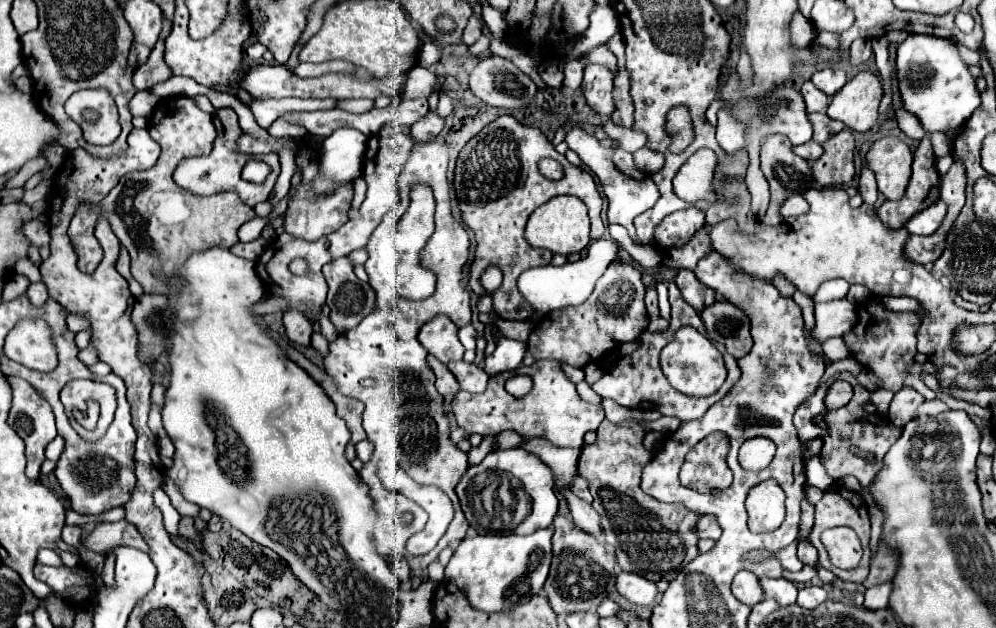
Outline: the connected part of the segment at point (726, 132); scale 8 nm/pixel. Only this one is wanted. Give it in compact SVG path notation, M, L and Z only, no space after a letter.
M728 108L718 112L716 140L728 154L744 150L744 130L746 128L728 112Z

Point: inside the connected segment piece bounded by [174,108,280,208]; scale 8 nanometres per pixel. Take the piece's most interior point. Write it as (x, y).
(220, 172)

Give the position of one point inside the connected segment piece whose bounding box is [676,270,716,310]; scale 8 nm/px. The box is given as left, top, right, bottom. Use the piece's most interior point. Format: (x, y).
(694, 292)

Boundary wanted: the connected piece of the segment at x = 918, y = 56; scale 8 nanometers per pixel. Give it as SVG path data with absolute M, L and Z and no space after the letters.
M910 34L896 48L896 72L902 106L920 120L926 134L946 134L948 130L962 126L980 106L980 92L972 74L968 72L968 66L956 48L944 38Z

